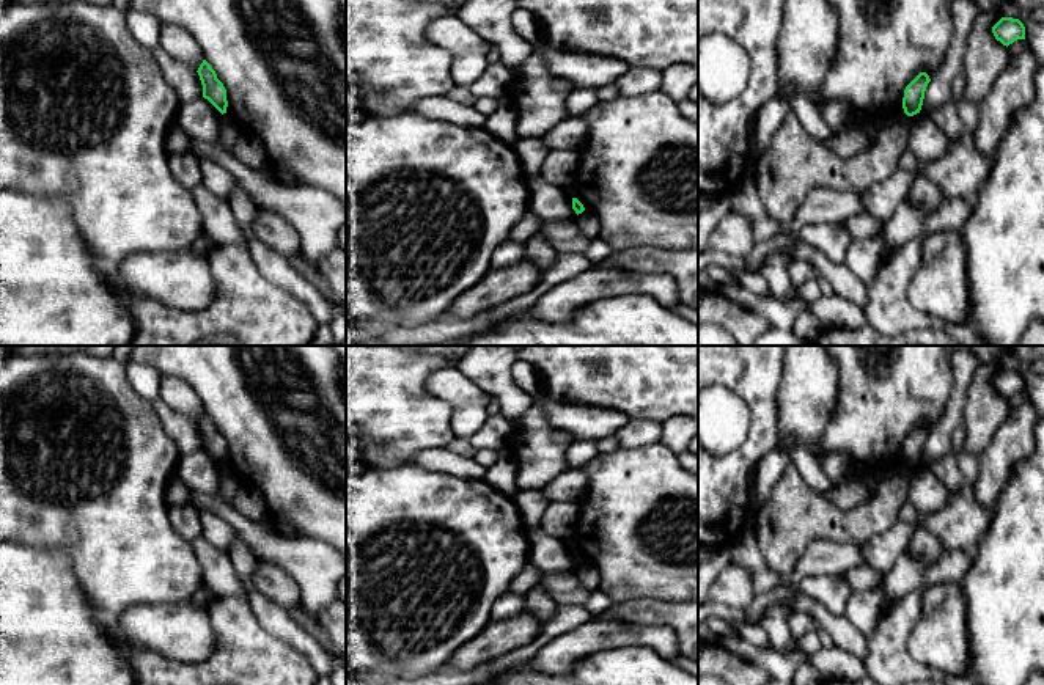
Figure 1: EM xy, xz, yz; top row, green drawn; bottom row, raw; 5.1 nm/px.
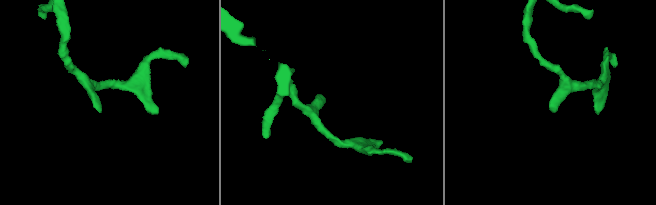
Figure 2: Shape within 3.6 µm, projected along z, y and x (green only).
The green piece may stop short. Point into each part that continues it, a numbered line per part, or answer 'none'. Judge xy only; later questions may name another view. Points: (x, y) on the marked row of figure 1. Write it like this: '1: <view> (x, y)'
none

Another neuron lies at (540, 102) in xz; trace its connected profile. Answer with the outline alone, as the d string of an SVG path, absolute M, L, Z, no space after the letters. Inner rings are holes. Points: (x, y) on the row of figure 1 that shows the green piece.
M533 47L506 91L517 110L516 135L519 140L542 138L566 118L568 91L557 85L558 80L560 77L549 71L541 47Z

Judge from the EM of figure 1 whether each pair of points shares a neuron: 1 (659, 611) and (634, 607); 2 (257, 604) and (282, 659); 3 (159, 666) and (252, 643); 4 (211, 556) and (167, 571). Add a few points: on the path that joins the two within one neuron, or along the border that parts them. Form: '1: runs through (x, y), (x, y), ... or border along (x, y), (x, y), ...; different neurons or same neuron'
1: runs through (653, 611), (640, 610); same neuron
2: border along (249, 605), (268, 632), (302, 655); different neurons
3: runs through (183, 668), (228, 666); same neuron
4: border along (189, 542), (202, 569), (205, 585); different neurons

